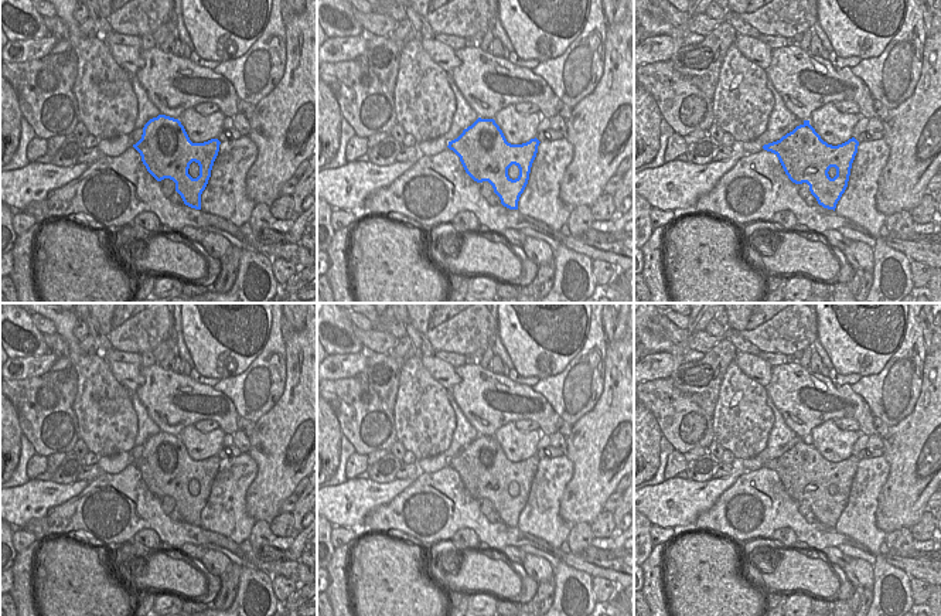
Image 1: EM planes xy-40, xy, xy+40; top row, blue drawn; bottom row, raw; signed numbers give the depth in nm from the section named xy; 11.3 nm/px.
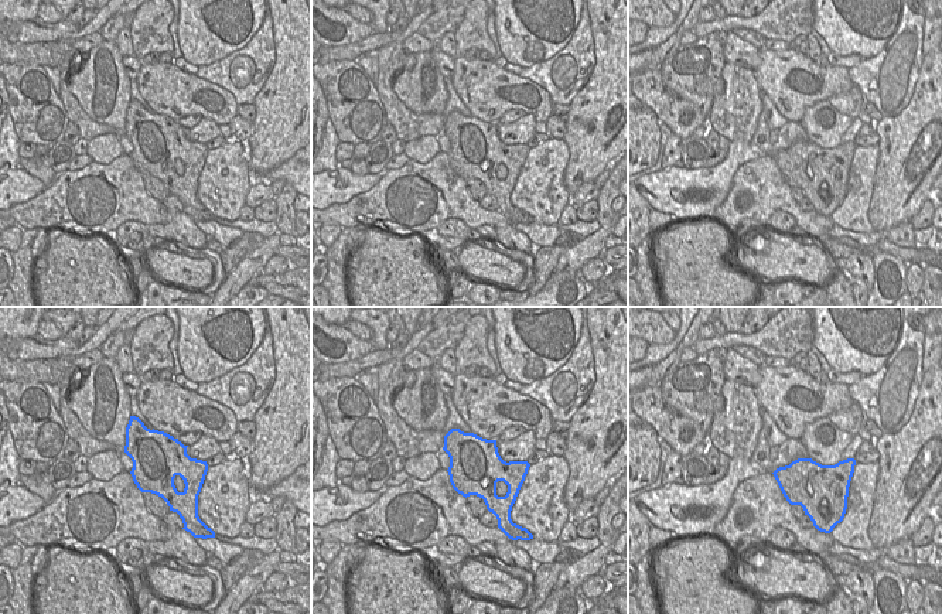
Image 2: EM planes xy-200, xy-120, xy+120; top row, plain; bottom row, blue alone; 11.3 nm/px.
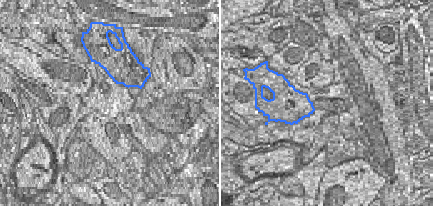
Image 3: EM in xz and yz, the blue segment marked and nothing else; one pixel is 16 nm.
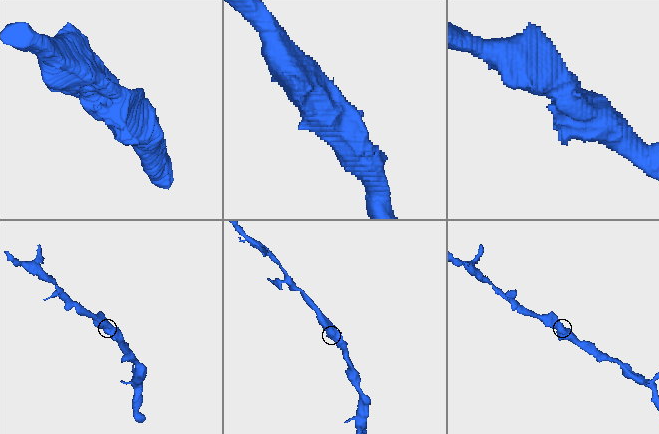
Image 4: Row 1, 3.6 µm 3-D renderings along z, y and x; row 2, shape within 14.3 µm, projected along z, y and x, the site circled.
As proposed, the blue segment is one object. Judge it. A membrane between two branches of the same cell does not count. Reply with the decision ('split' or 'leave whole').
leave whole

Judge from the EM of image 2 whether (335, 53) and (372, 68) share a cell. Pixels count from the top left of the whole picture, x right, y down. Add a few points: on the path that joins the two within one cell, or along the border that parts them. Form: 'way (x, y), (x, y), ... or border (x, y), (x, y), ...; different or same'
border (375, 51), (368, 51), (355, 60); different

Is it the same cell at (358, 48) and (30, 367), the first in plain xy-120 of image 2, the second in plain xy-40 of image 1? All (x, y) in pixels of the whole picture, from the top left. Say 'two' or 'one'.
one

